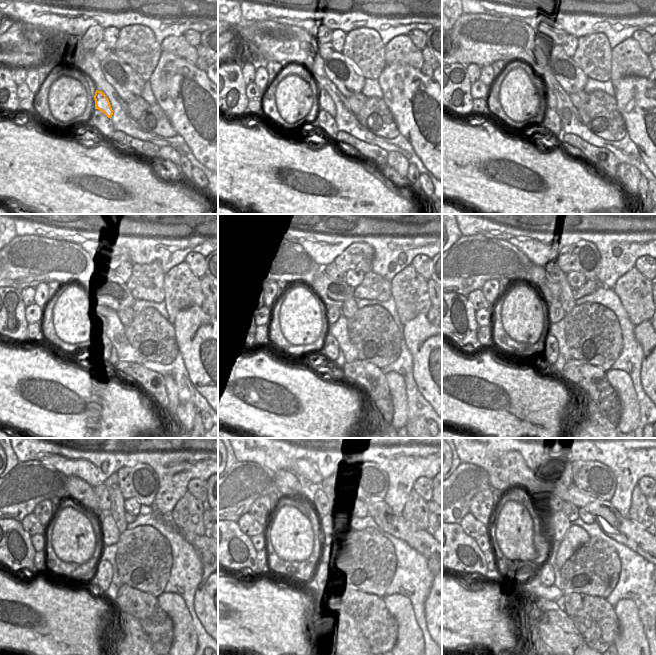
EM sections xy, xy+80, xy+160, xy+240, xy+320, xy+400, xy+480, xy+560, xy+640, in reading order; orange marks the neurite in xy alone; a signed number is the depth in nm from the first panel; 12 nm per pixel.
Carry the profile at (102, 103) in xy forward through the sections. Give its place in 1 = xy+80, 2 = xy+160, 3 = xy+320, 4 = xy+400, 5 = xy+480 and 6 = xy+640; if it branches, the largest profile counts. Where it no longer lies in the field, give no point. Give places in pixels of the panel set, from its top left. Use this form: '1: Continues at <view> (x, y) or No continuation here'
1: Continues at xy+80 (326, 103)
2: Continues at xy+160 (550, 101)
3: Continues at xy+320 (332, 313)
4: Continues at xy+400 (555, 313)
5: Continues at xy+480 (110, 534)
6: Continues at xy+640 (559, 523).

